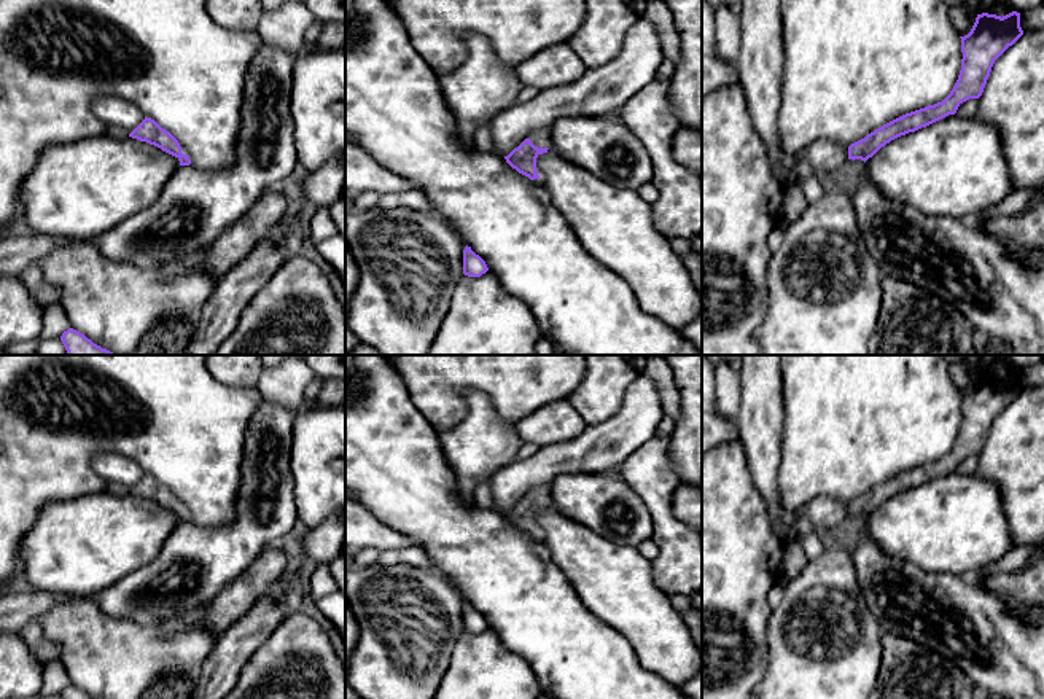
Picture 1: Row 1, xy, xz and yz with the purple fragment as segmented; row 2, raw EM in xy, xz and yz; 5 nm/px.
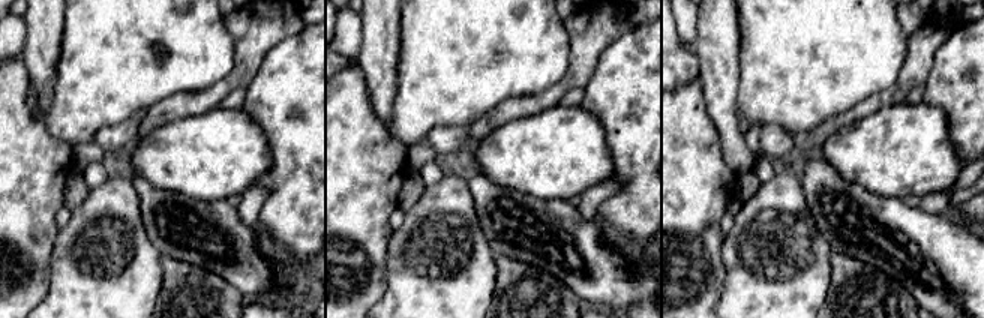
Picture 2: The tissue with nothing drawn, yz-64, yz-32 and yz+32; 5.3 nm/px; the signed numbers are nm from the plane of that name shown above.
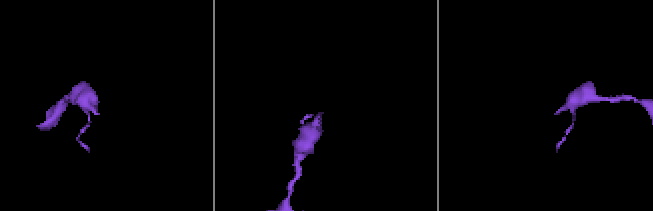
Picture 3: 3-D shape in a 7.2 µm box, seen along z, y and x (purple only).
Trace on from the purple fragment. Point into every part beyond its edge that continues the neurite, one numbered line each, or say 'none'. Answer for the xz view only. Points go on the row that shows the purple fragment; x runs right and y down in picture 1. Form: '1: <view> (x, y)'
1: xz (541, 139)

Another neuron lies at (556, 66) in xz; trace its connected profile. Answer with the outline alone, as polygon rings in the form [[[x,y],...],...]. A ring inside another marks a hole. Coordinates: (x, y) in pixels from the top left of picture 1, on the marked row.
[[[568,43],[552,45],[516,67],[519,81],[540,91],[573,83],[584,73],[584,62]]]

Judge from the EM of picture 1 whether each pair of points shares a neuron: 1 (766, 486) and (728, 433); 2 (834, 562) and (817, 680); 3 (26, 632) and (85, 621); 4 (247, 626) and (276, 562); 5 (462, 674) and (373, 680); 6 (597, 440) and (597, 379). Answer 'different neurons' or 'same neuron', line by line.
1: different neurons
2: same neuron
3: different neurons
4: different neurons
5: different neurons
6: different neurons

